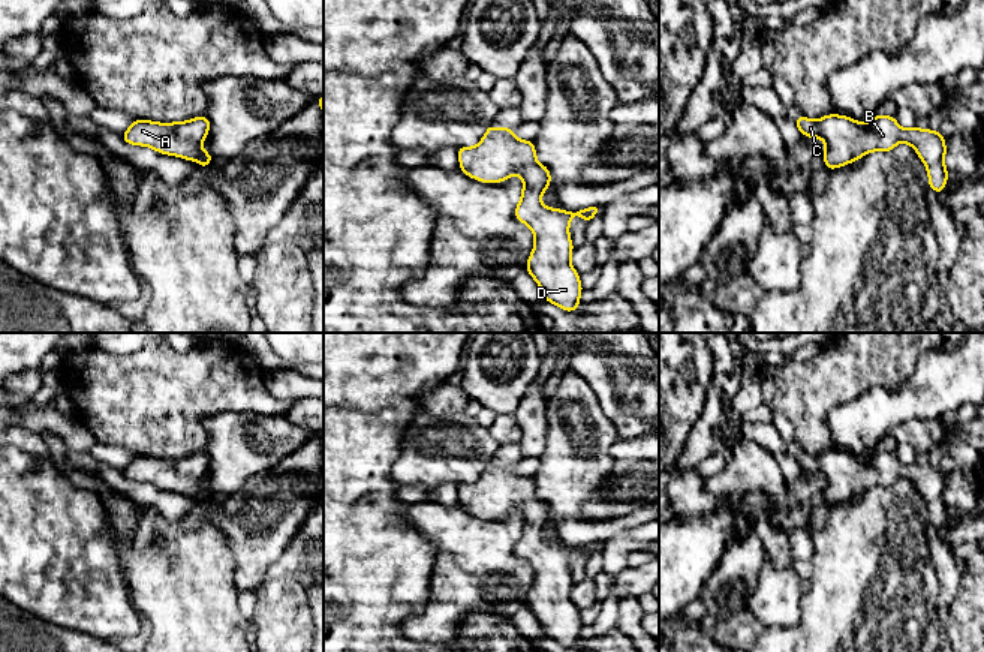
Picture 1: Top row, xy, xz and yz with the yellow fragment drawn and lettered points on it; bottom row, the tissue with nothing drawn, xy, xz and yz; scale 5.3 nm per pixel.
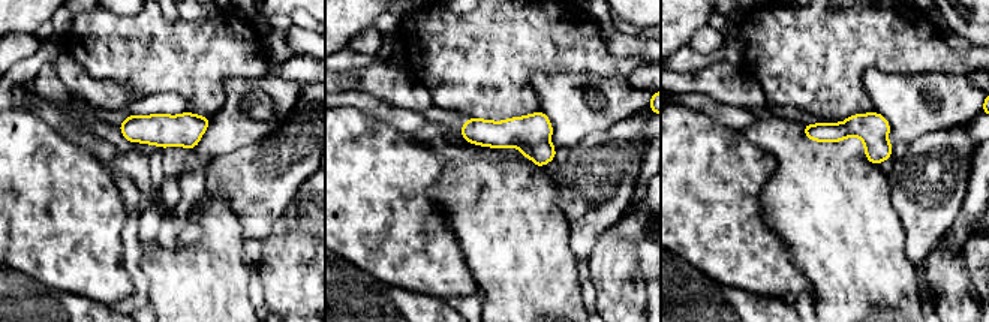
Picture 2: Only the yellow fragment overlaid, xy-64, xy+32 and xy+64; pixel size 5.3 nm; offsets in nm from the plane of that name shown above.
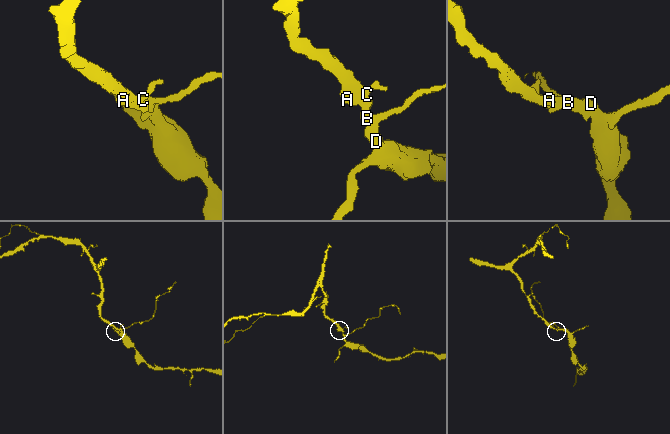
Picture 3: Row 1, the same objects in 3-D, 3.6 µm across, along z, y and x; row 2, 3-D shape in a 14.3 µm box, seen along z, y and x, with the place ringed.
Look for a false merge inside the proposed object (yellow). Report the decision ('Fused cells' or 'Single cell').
Single cell

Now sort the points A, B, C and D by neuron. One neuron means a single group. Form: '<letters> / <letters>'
A B C D

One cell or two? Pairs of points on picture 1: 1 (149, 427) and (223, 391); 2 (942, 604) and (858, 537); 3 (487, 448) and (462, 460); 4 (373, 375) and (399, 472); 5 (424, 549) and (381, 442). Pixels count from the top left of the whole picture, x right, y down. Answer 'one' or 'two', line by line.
1: one
2: two
3: one
4: two
5: one

